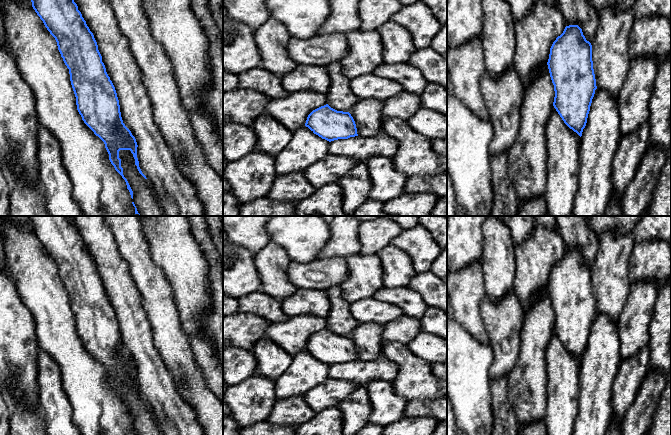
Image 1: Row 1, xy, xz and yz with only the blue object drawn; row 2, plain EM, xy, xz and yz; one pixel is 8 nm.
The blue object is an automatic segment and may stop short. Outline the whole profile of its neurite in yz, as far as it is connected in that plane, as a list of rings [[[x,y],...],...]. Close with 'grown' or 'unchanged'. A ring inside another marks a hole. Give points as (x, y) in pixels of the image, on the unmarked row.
[[[578,249],[566,250],[556,262],[547,289],[555,315],[553,330],[564,347],[581,361],[597,310],[592,269]]] | unchanged

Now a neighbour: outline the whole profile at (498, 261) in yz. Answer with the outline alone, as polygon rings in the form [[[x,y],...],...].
[[[495,216],[486,217],[483,234],[485,244],[481,263],[486,295],[498,303],[513,288],[516,277],[515,244],[508,226]]]

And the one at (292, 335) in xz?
[[[296,315],[283,322],[270,323],[264,337],[295,356],[305,350],[307,341],[313,334],[326,328],[326,317]]]

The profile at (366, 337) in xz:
[[[378,323],[359,324],[350,334],[358,360],[370,361],[382,357],[385,344],[382,339],[383,326]]]

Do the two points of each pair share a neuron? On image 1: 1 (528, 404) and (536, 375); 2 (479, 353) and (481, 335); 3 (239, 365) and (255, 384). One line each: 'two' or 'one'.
1: one
2: two
3: two

